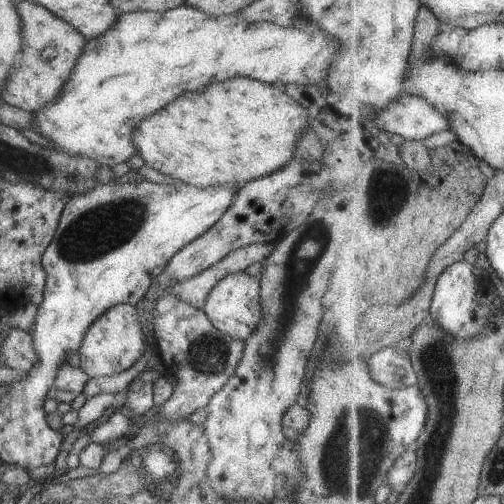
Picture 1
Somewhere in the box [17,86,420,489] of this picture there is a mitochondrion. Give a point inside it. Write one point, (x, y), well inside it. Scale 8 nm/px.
(90, 235)

